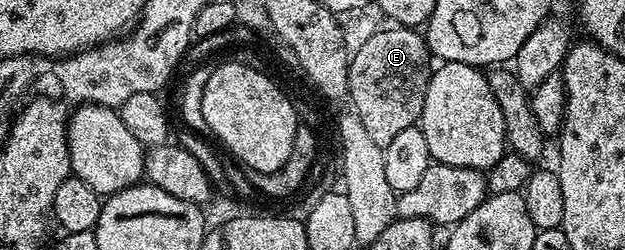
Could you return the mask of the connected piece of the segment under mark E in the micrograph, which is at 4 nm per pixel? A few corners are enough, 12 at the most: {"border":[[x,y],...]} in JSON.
{"border":[[414,27],[354,48],[346,98],[388,147],[422,120],[433,56]]}

